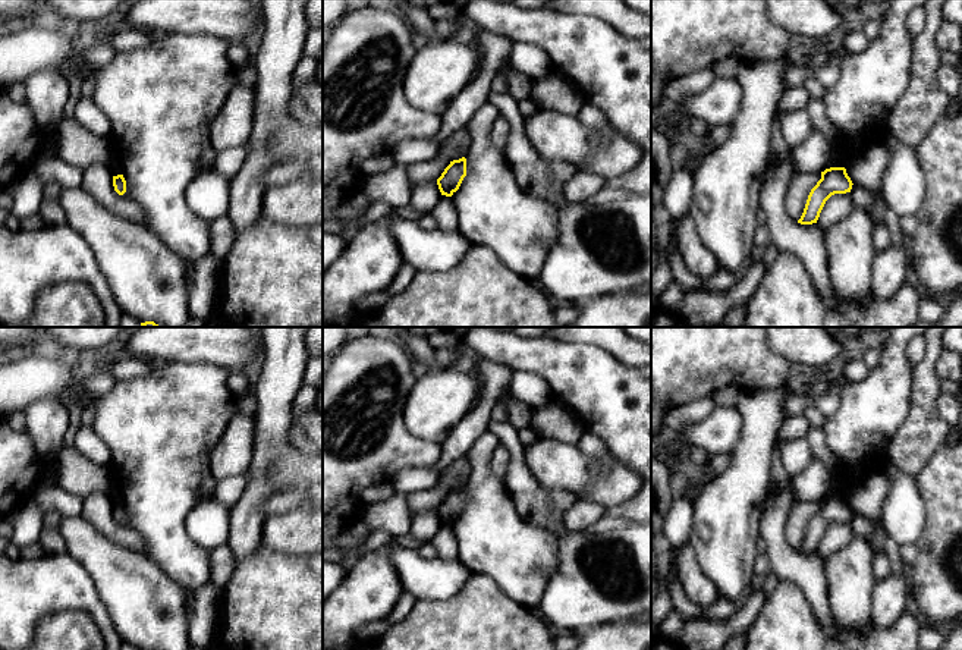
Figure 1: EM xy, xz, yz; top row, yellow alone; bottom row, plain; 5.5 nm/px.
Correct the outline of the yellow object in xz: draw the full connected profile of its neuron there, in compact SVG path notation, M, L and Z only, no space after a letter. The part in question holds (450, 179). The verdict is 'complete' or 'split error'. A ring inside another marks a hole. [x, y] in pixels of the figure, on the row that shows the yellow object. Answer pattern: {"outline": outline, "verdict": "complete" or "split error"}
{"outline": "M462 157L459 160L450 161L450 164L437 179L437 185L441 195L452 197L459 189L465 176L466 176L466 158Z", "verdict": "complete"}

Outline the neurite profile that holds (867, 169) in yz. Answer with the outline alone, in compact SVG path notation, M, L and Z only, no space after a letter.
M878 142L864 154L849 160L845 169L852 183L861 185L880 195L883 173L889 160L889 148Z

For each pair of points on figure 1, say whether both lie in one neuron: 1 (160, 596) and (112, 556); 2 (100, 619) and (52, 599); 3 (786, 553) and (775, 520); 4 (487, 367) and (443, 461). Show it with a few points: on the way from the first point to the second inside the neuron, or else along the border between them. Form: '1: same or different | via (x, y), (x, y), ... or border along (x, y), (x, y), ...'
1: same | via (148, 593), (123, 568)
2: same | via (90, 606), (82, 599), (65, 599)
3: same | via (777, 545), (775, 528)
4: same | via (487, 391), (487, 399), (478, 420), (462, 437)

